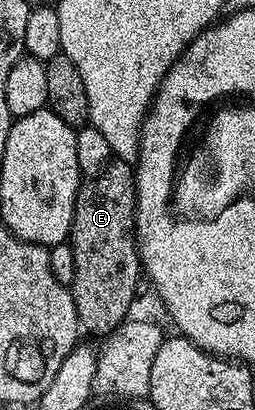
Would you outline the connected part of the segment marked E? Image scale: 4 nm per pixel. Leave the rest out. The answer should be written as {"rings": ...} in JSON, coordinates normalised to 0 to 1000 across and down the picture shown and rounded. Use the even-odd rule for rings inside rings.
{"rings":[[[443,385],[408,417],[333,434],[290,500],[275,590],[290,607],[290,685],[275,702],[290,754],[333,810],[365,807],[420,822],[443,802],[506,776],[518,737],[533,729],[533,698],[557,690],[549,605],[533,600],[533,432],[522,400]]]}

